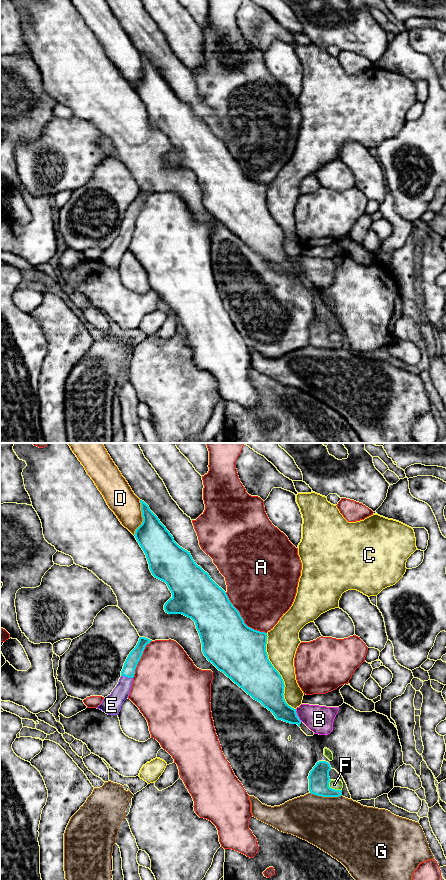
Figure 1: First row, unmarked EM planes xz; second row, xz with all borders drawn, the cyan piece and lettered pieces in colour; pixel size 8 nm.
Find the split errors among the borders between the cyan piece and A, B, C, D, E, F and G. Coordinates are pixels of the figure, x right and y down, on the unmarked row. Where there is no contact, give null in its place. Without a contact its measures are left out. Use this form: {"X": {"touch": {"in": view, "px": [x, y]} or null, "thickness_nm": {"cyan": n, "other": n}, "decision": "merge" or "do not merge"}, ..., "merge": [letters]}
{"A": {"touch": {"in": "xz", "px": [242, 170]}, "thickness_nm": {"cyan": 420, "other": 460}, "decision": "do not merge"}, "B": {"touch": {"in": "xz", "px": [296, 267]}, "thickness_nm": {"cyan": 190, "other": 220}, "decision": "do not merge"}, "C": {"touch": {"in": "xz", "px": [278, 224]}, "thickness_nm": {"cyan": 340, "other": 260}, "decision": "do not merge"}, "D": {"touch": {"in": "xz", "px": [142, 68]}, "thickness_nm": {"cyan": 260, "other": 240}, "decision": "do not merge"}, "E": {"touch": {"in": "xz", "px": [127, 228]}, "thickness_nm": {"cyan": 100, "other": 150}, "decision": "merge"}, "F": {"touch": {"in": "xz", "px": [333, 341]}, "thickness_nm": {"cyan": 170, "other": 80}, "decision": "do not merge"}, "G": {"touch": {"in": "xz", "px": [326, 348]}, "thickness_nm": {"cyan": 170, "other": 460}, "decision": "do not merge"}, "merge": ["E"]}

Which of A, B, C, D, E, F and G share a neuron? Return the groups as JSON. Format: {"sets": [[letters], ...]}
{"sets": [["A"], ["B"], ["C"], ["D"], ["E"], ["F"], ["G"]]}

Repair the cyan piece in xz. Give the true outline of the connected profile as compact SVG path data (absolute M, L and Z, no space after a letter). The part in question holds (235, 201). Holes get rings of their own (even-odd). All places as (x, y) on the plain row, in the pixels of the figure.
M142 52L143 74L135 83L135 90L144 103L152 127L165 134L172 149L165 155L168 166L182 166L191 170L199 185L202 204L209 214L242 240L254 252L273 265L277 272L300 279L296 261L284 251L284 233L273 219L266 204L267 185L248 179L239 163L219 139L193 112L190 104L180 99L158 69Z

